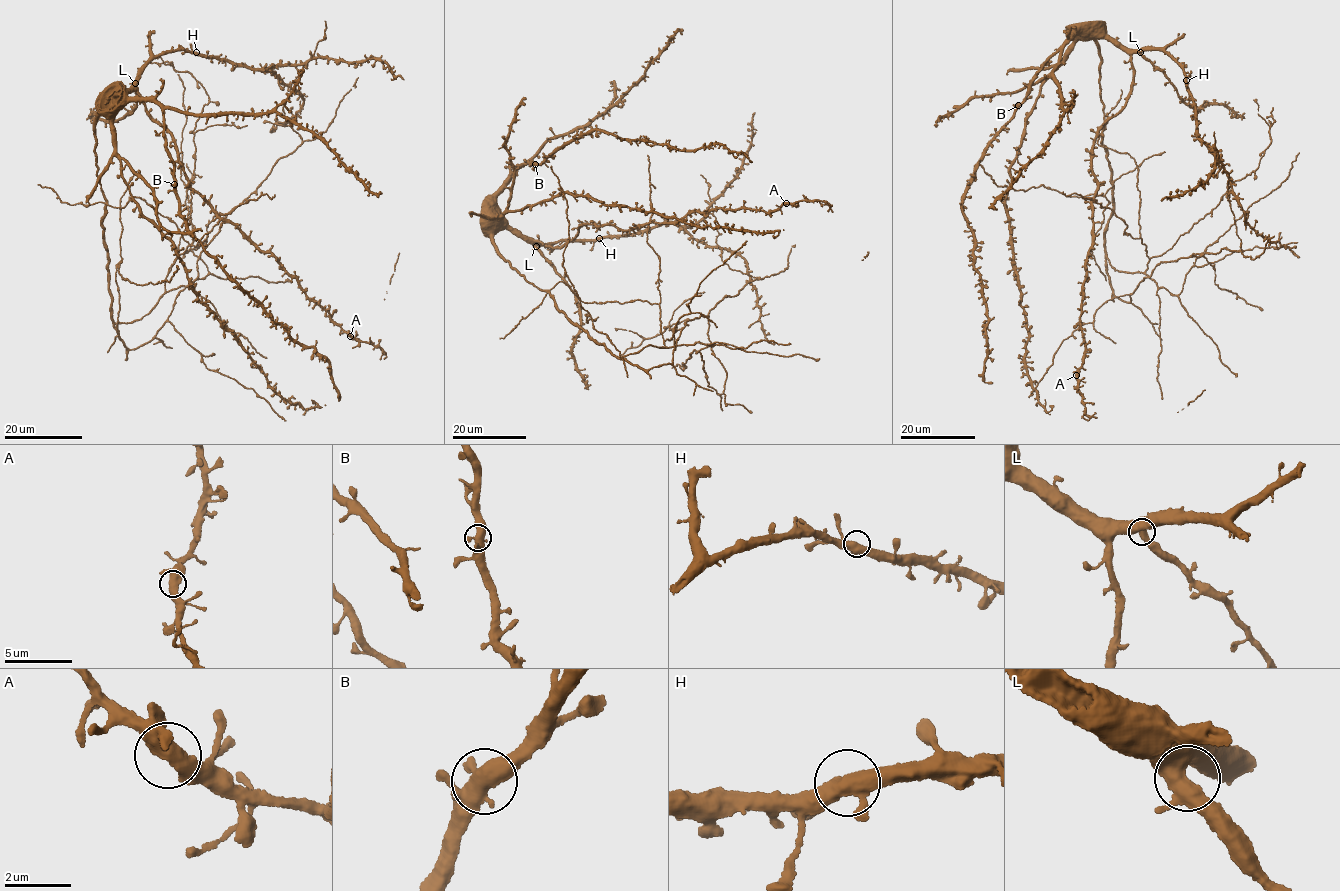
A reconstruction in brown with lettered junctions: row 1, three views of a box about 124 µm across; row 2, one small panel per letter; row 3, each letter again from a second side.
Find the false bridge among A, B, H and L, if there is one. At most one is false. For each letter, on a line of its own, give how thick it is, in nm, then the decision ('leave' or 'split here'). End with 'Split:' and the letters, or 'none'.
A: 440 nm thick; leave
B: 440 nm thick; leave
H: 440 nm thick; leave
L: 480 nm thick; leave
Split: none

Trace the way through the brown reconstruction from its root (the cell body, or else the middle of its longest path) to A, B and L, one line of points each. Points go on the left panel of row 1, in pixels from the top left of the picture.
A: (98, 110), (126, 91), (136, 92), (147, 115), (171, 135), (188, 186), (274, 257), (305, 296), (350, 336)
B: (98, 110), (104, 107), (108, 111), (129, 100), (153, 102), (160, 106), (174, 184)
L: (98, 110), (135, 83)

